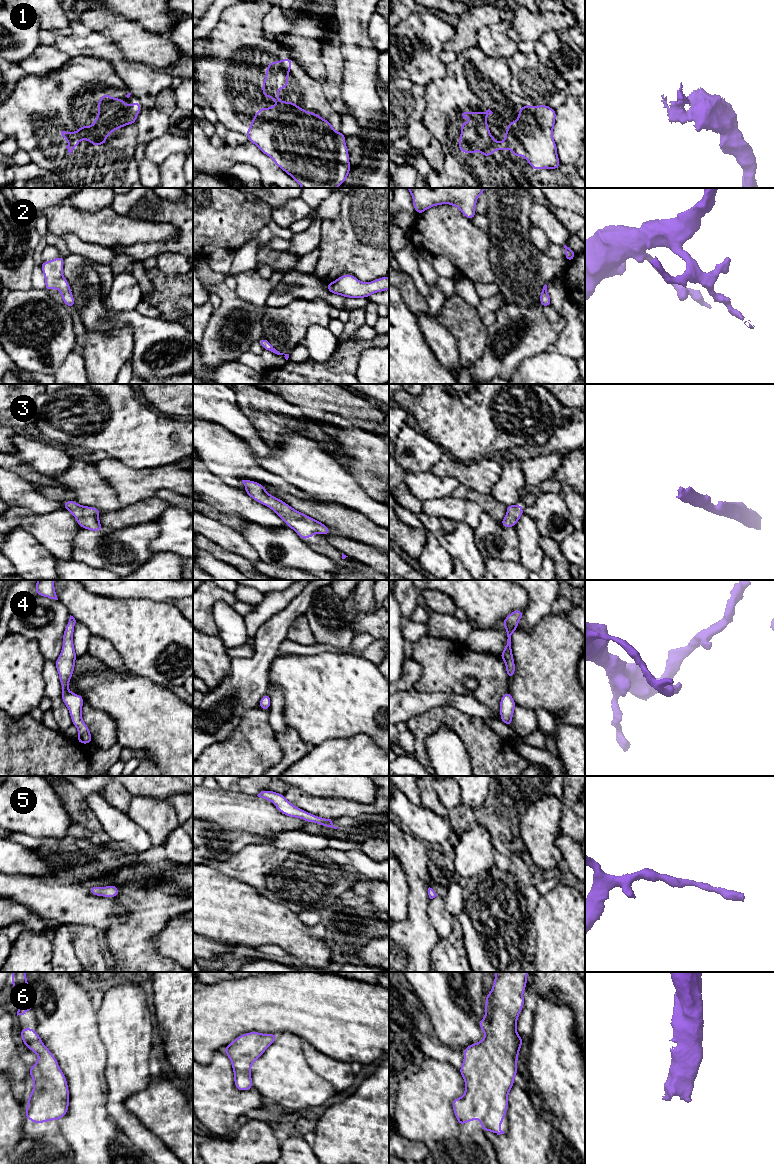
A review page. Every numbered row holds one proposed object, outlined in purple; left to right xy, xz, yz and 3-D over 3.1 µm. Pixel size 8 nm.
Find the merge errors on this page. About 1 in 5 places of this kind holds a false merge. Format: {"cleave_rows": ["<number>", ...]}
{"cleave_rows": []}

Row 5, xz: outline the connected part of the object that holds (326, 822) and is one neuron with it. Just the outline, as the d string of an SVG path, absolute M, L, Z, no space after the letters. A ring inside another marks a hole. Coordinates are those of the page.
M263 790L257 796L271 801L275 805L275 807L286 816L301 818L306 822L314 822L321 826L331 827L334 829L340 828L334 827L331 819L321 818L300 808L297 808L285 799L284 794L279 794L270 790Z

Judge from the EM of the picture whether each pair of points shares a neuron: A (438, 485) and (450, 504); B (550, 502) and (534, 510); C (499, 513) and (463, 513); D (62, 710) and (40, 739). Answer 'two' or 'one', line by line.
A: two
B: one
C: two
D: two

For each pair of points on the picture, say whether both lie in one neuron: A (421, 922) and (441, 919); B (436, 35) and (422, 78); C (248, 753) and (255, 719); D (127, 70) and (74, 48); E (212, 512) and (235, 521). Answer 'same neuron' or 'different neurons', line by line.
A: different neurons
B: same neuron
C: same neuron
D: same neuron
E: same neuron

